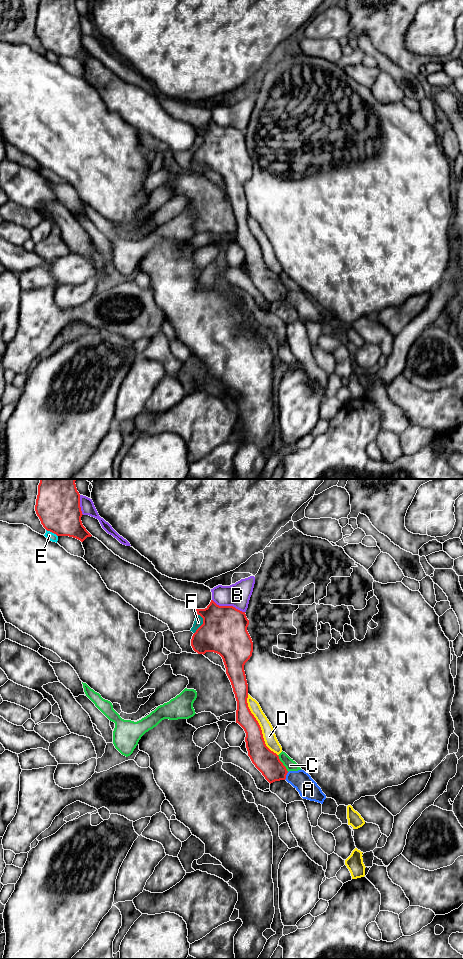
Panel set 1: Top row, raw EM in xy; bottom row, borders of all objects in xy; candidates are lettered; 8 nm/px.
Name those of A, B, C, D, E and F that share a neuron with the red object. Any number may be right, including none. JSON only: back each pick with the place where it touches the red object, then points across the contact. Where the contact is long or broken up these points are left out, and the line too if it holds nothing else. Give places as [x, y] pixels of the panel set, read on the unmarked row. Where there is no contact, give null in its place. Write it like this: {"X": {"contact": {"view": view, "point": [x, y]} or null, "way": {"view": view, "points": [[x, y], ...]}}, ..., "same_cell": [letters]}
{"same_cell": []}

